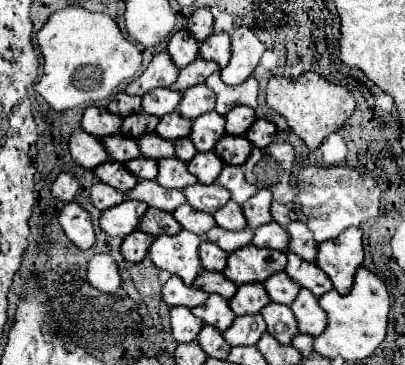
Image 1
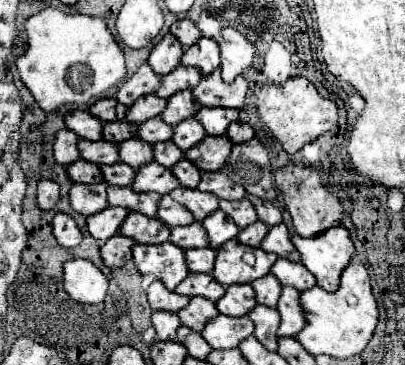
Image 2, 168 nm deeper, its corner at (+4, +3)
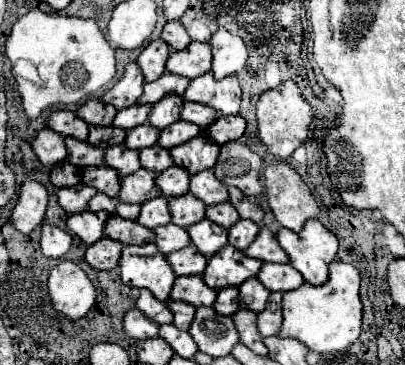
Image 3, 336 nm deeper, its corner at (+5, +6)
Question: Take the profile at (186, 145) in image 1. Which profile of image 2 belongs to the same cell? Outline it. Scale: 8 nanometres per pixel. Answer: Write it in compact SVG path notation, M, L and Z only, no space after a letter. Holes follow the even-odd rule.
M166 140L162 144L154 144L154 160L166 168L172 168L176 162L180 162L184 158L182 150L172 142Z

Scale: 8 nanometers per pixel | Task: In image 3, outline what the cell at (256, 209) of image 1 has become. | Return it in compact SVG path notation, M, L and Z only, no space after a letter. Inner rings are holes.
M221 203L221 205L213 205L213 207L207 207L205 209L205 219L225 227L225 229L231 229L237 221L239 221L239 213L233 209L233 205L229 203Z

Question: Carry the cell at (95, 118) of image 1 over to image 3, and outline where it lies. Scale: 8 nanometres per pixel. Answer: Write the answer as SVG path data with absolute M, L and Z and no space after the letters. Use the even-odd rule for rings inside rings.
M53 111L45 121L45 127L55 133L61 133L63 137L73 137L79 141L85 141L89 133L89 125L81 121L73 111Z

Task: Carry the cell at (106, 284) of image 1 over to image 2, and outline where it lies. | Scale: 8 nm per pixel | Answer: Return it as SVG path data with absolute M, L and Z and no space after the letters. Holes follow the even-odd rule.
M70 260L64 264L64 288L70 298L96 304L102 302L108 292L108 278L90 260Z

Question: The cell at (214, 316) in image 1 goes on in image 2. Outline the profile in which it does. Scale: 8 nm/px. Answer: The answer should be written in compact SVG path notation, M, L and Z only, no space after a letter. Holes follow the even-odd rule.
M200 296L190 298L190 304L186 308L182 308L182 312L178 312L182 324L192 328L194 332L200 332L208 324L208 320L212 320L218 314L220 312L218 312L216 304L212 300L200 298Z

